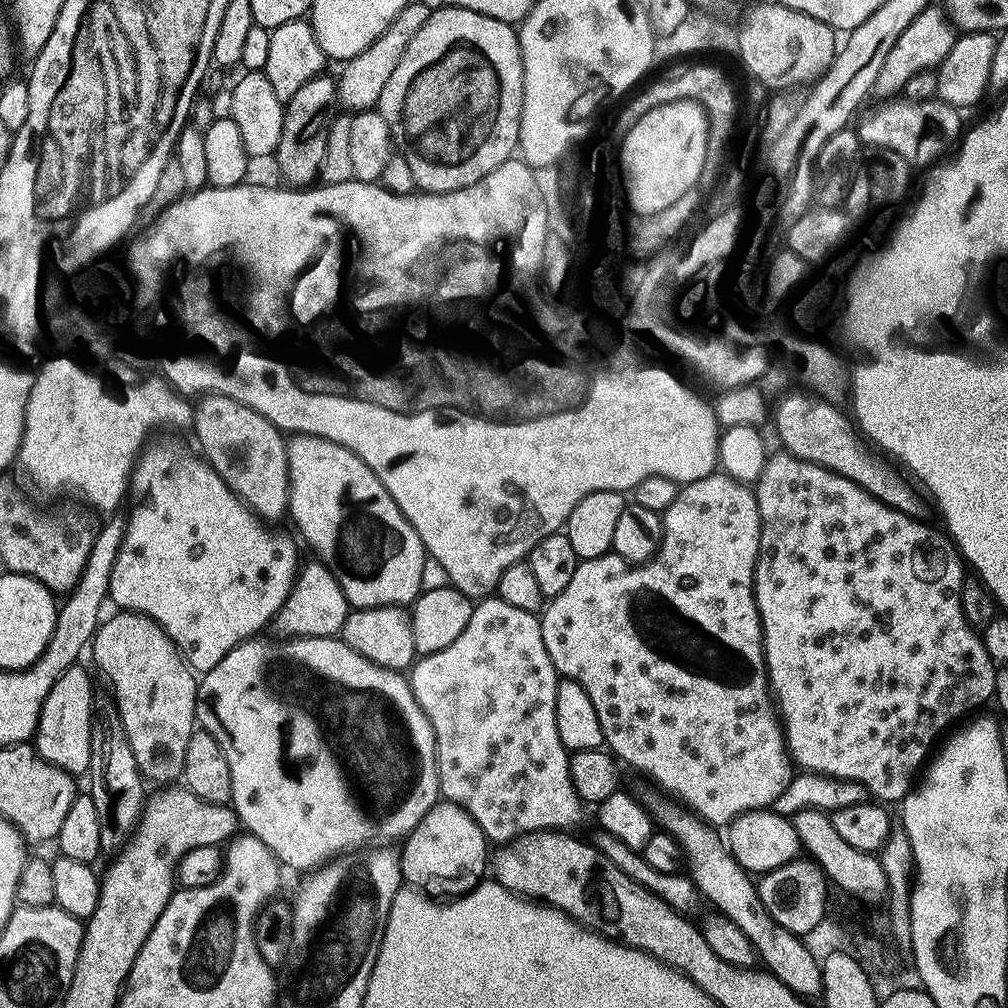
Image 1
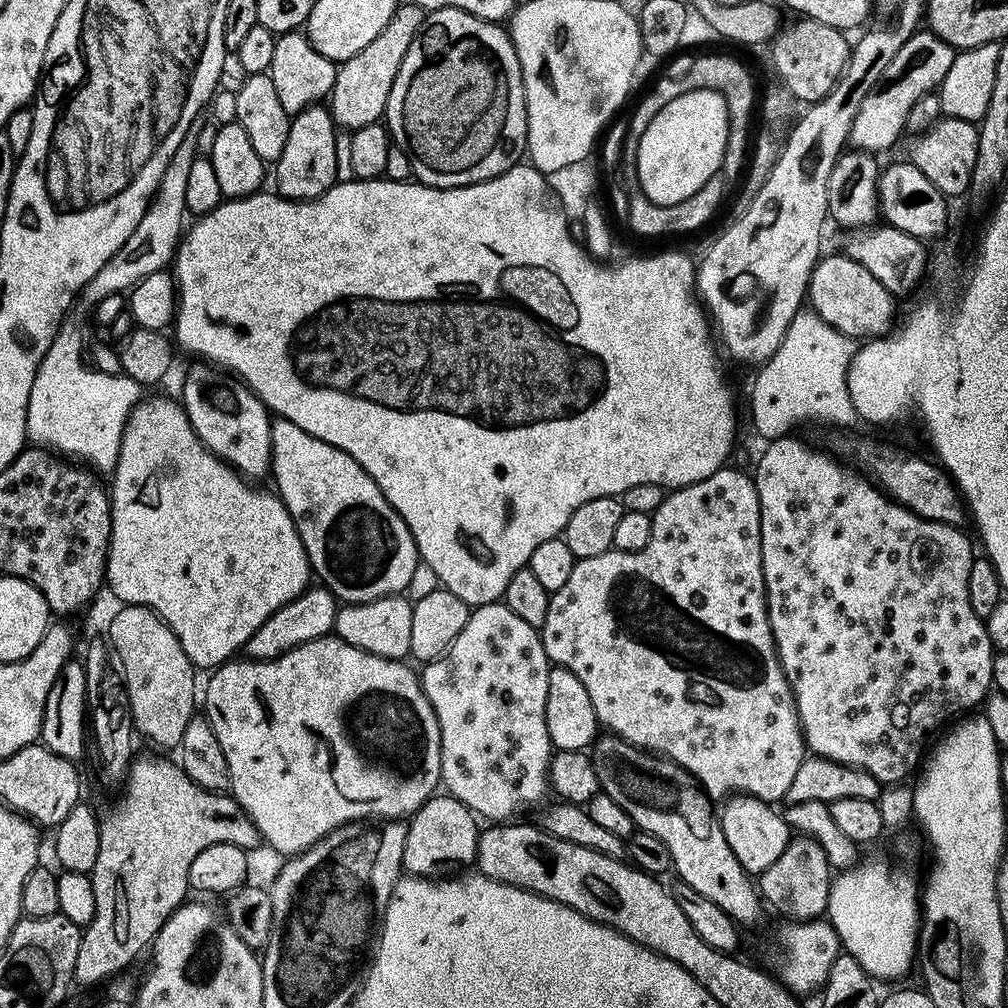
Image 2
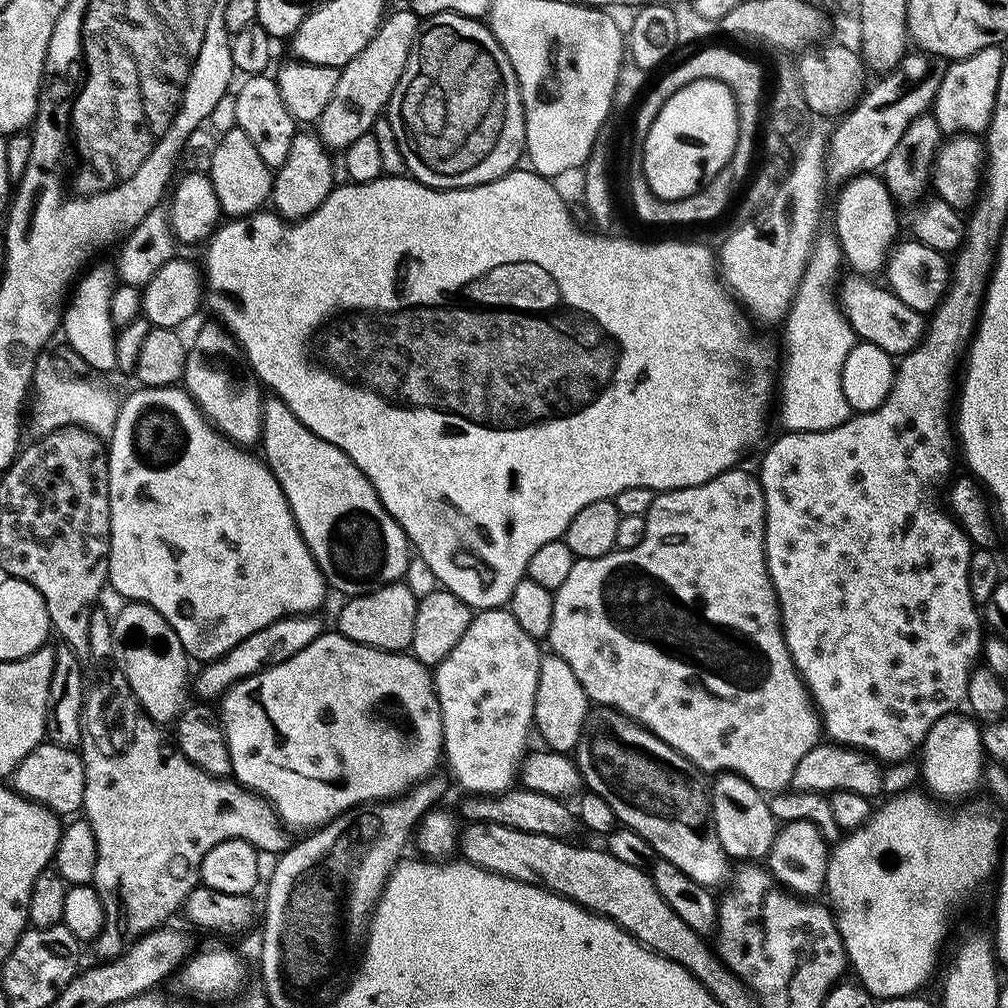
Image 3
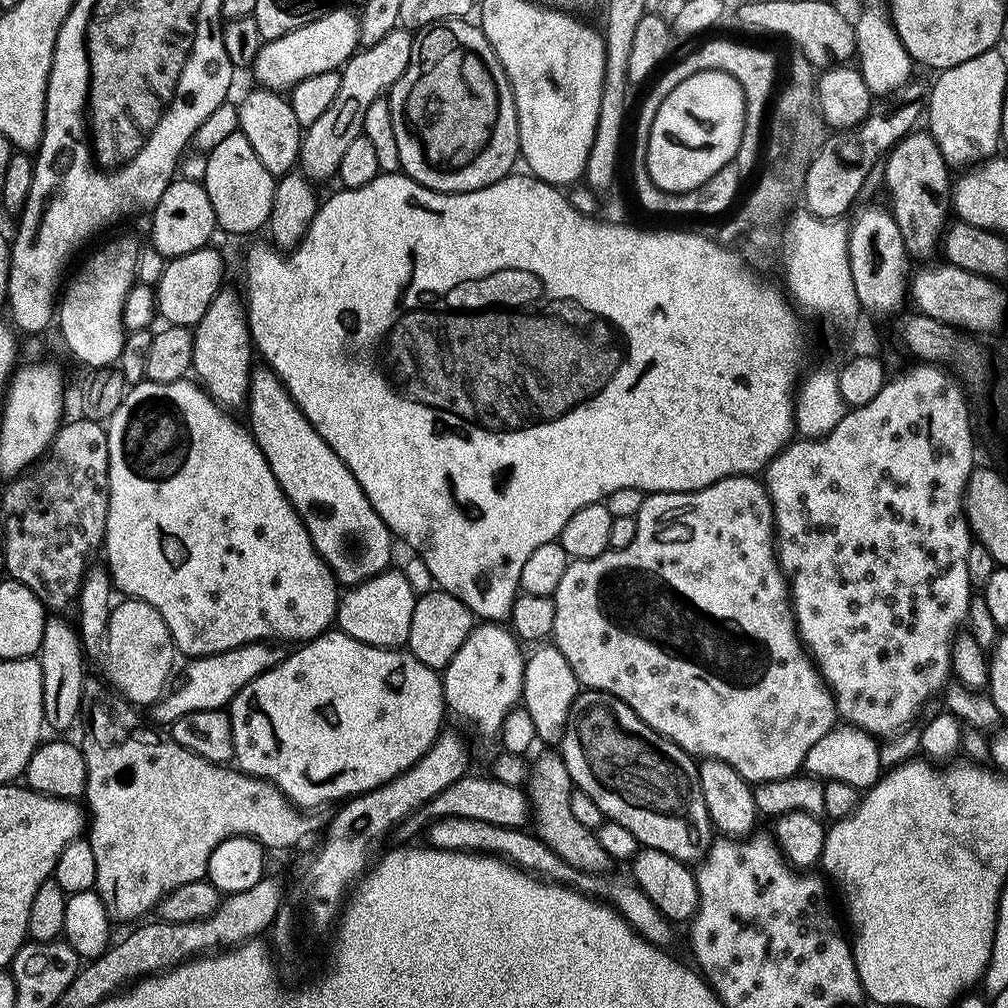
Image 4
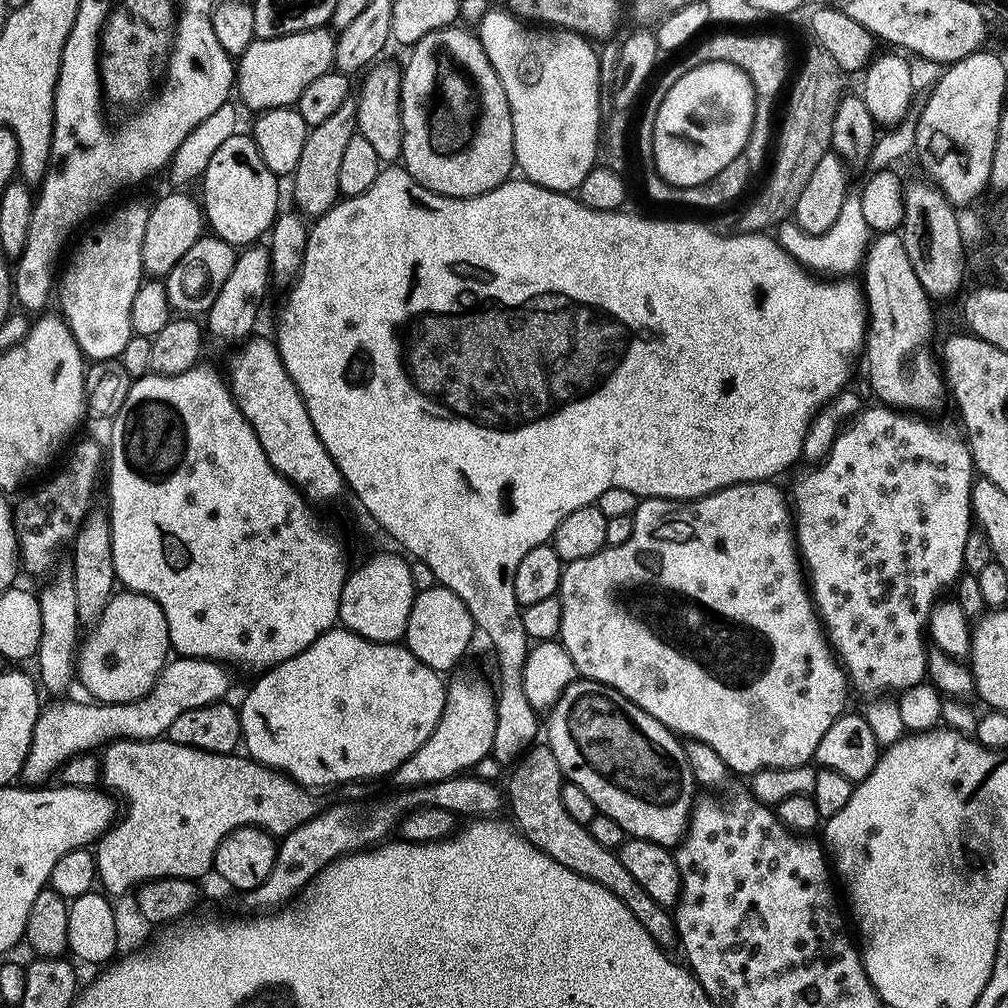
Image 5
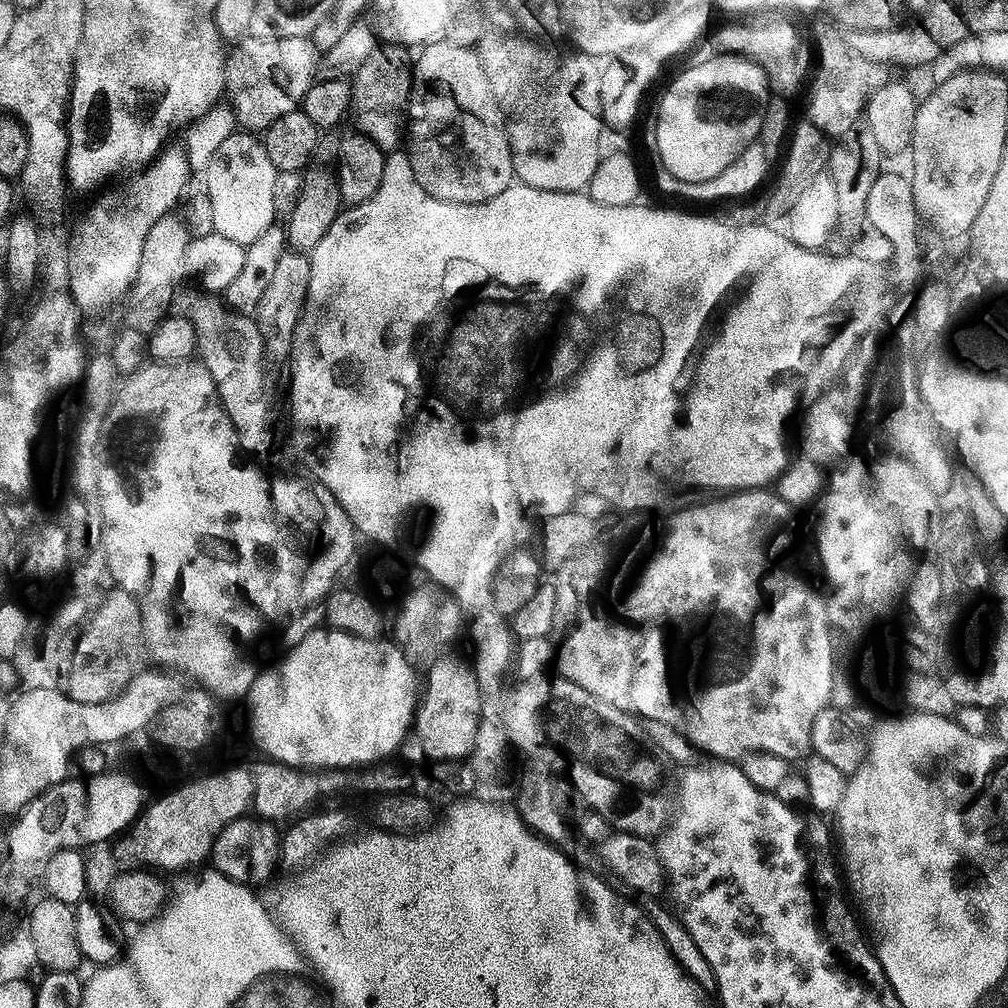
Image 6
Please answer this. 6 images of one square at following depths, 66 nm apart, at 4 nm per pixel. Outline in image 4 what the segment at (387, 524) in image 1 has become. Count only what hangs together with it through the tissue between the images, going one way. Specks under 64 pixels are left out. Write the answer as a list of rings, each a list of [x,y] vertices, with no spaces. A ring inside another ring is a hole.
[[[267,366],[253,367],[247,412],[246,424],[258,450],[262,450],[278,486],[282,486],[286,498],[302,518],[316,553],[327,562],[337,581],[351,586],[389,571],[394,545],[392,531],[378,510],[370,506],[370,498],[366,498],[346,462],[326,446],[322,434],[314,430],[306,414],[292,401],[284,381]]]

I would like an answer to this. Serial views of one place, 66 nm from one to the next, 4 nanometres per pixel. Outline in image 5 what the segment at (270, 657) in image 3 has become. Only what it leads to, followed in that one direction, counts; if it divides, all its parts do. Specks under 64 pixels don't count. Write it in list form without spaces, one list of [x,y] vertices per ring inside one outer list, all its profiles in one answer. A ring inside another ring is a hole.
[[[180,656],[169,659],[151,690],[142,699],[129,704],[75,704],[69,698],[52,702],[36,719],[30,750],[22,769],[23,783],[28,786],[43,785],[51,781],[48,779],[52,775],[55,777],[72,757],[91,753],[114,740],[161,739],[170,730],[178,714],[186,714],[186,710],[198,710],[198,706],[221,703],[232,688],[232,676],[228,672],[231,671],[218,660]]]

